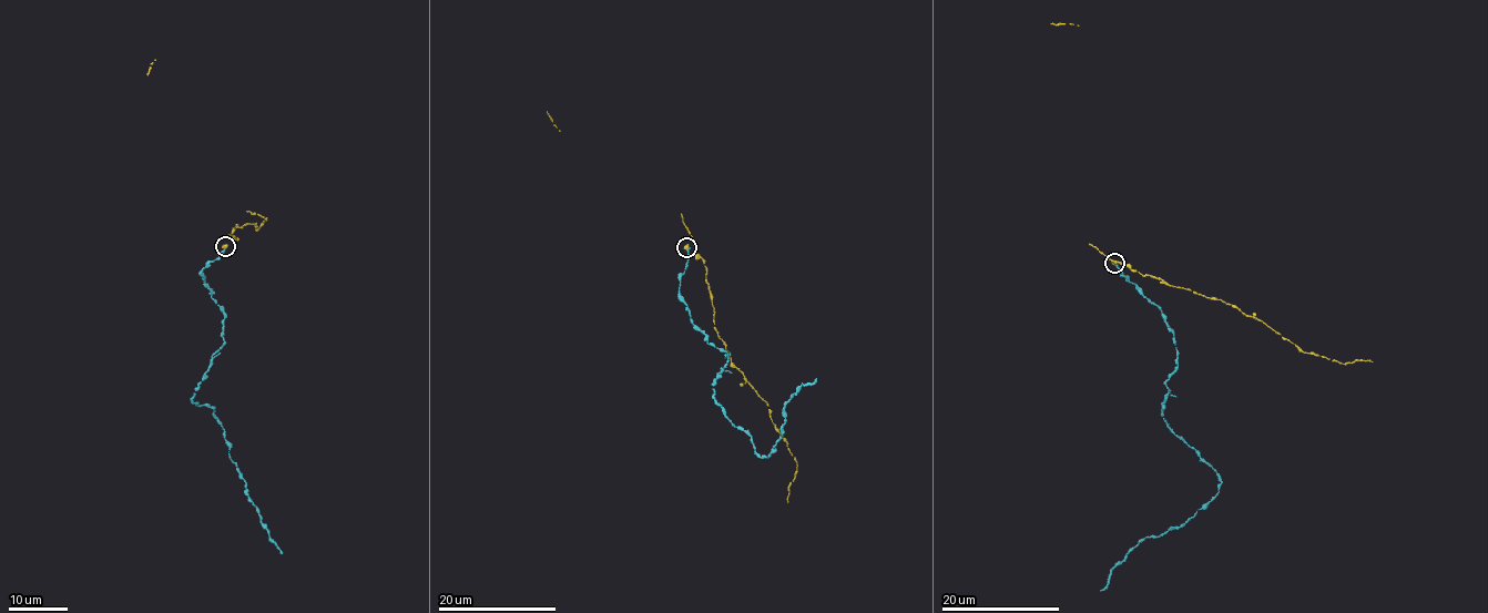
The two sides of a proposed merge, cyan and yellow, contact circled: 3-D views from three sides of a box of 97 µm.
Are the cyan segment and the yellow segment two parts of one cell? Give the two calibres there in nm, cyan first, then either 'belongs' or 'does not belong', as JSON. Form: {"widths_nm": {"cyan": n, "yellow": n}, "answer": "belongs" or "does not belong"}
{"widths_nm": {"cyan": 340, "yellow": 400}, "answer": "does not belong"}

